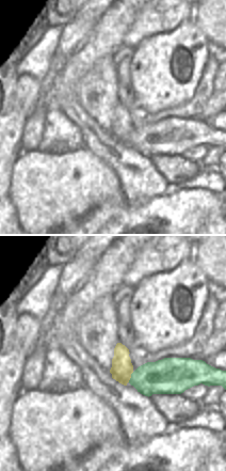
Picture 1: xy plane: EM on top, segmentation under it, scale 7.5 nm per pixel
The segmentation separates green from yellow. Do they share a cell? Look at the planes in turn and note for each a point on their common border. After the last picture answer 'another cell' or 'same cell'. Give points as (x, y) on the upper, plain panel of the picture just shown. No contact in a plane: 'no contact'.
meets green at (131, 138)

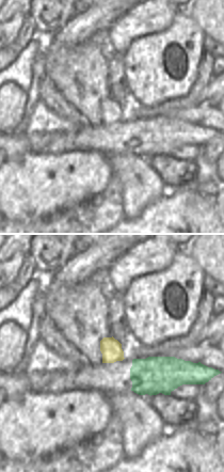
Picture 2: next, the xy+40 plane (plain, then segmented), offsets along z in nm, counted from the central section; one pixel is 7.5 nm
no contact

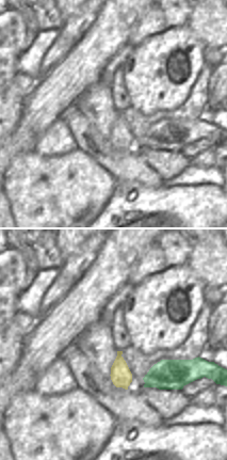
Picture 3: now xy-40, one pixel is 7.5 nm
no contact

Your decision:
another cell

